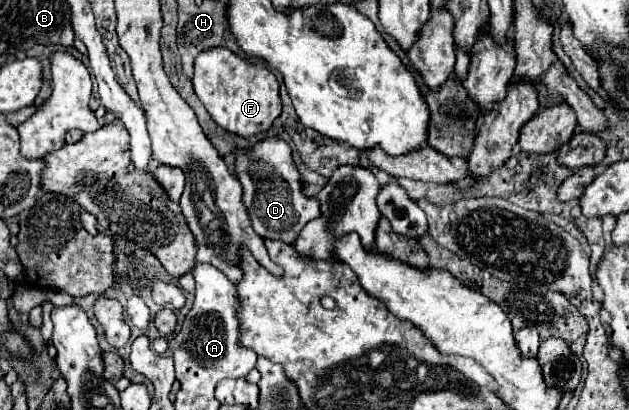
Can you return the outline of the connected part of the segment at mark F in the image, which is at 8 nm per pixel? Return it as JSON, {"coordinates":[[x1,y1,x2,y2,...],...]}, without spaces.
{"coordinates":[[212,47,212,51,204,51,204,55,196,57,192,83,198,99,204,103,212,119,222,129,244,139,266,133,272,127,274,119,278,119,282,113,278,81,274,73,264,65,252,65,246,59,240,59,226,47]]}

